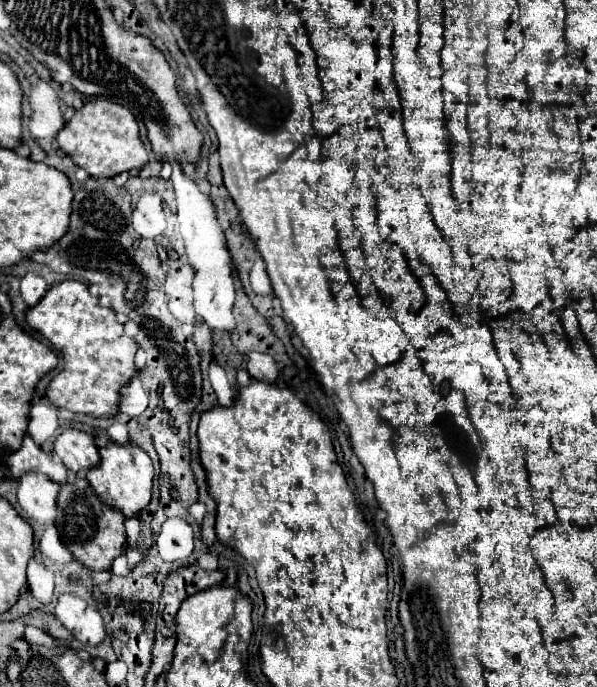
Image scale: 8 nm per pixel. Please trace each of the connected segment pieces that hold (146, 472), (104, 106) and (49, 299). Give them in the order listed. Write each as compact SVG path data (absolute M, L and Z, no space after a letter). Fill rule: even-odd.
M109 443L107 447L99 449L99 453L101 453L101 463L87 471L89 485L105 505L123 513L125 519L139 515L151 501L153 465L149 455L135 443L129 443L129 445Z
M87 101L57 135L59 147L83 167L91 177L115 177L123 171L141 169L147 163L147 151L139 139L139 127L133 113L113 101Z
M63 281L51 287L47 295L27 311L27 323L47 337L63 357L63 371L47 387L47 397L53 405L91 417L117 415L121 401L119 391L137 373L137 343L129 337L123 339L123 325L117 321L115 311L101 307L87 285Z

